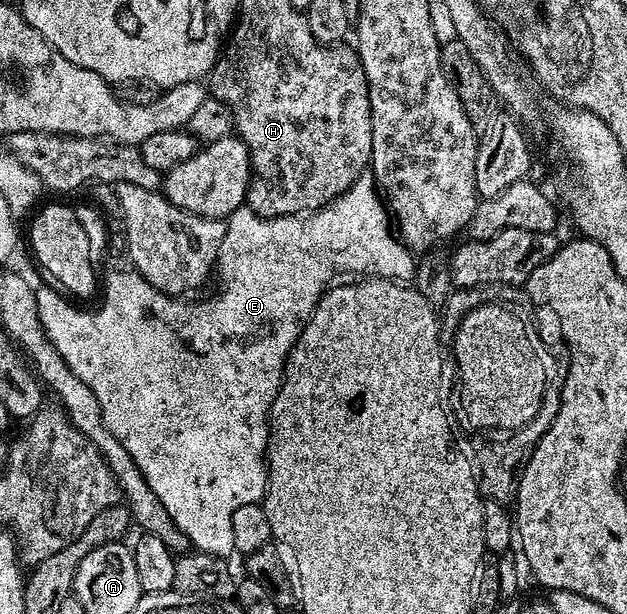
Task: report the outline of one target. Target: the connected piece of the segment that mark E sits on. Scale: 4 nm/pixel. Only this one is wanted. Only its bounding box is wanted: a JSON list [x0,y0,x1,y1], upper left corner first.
[36,175,415,559]

